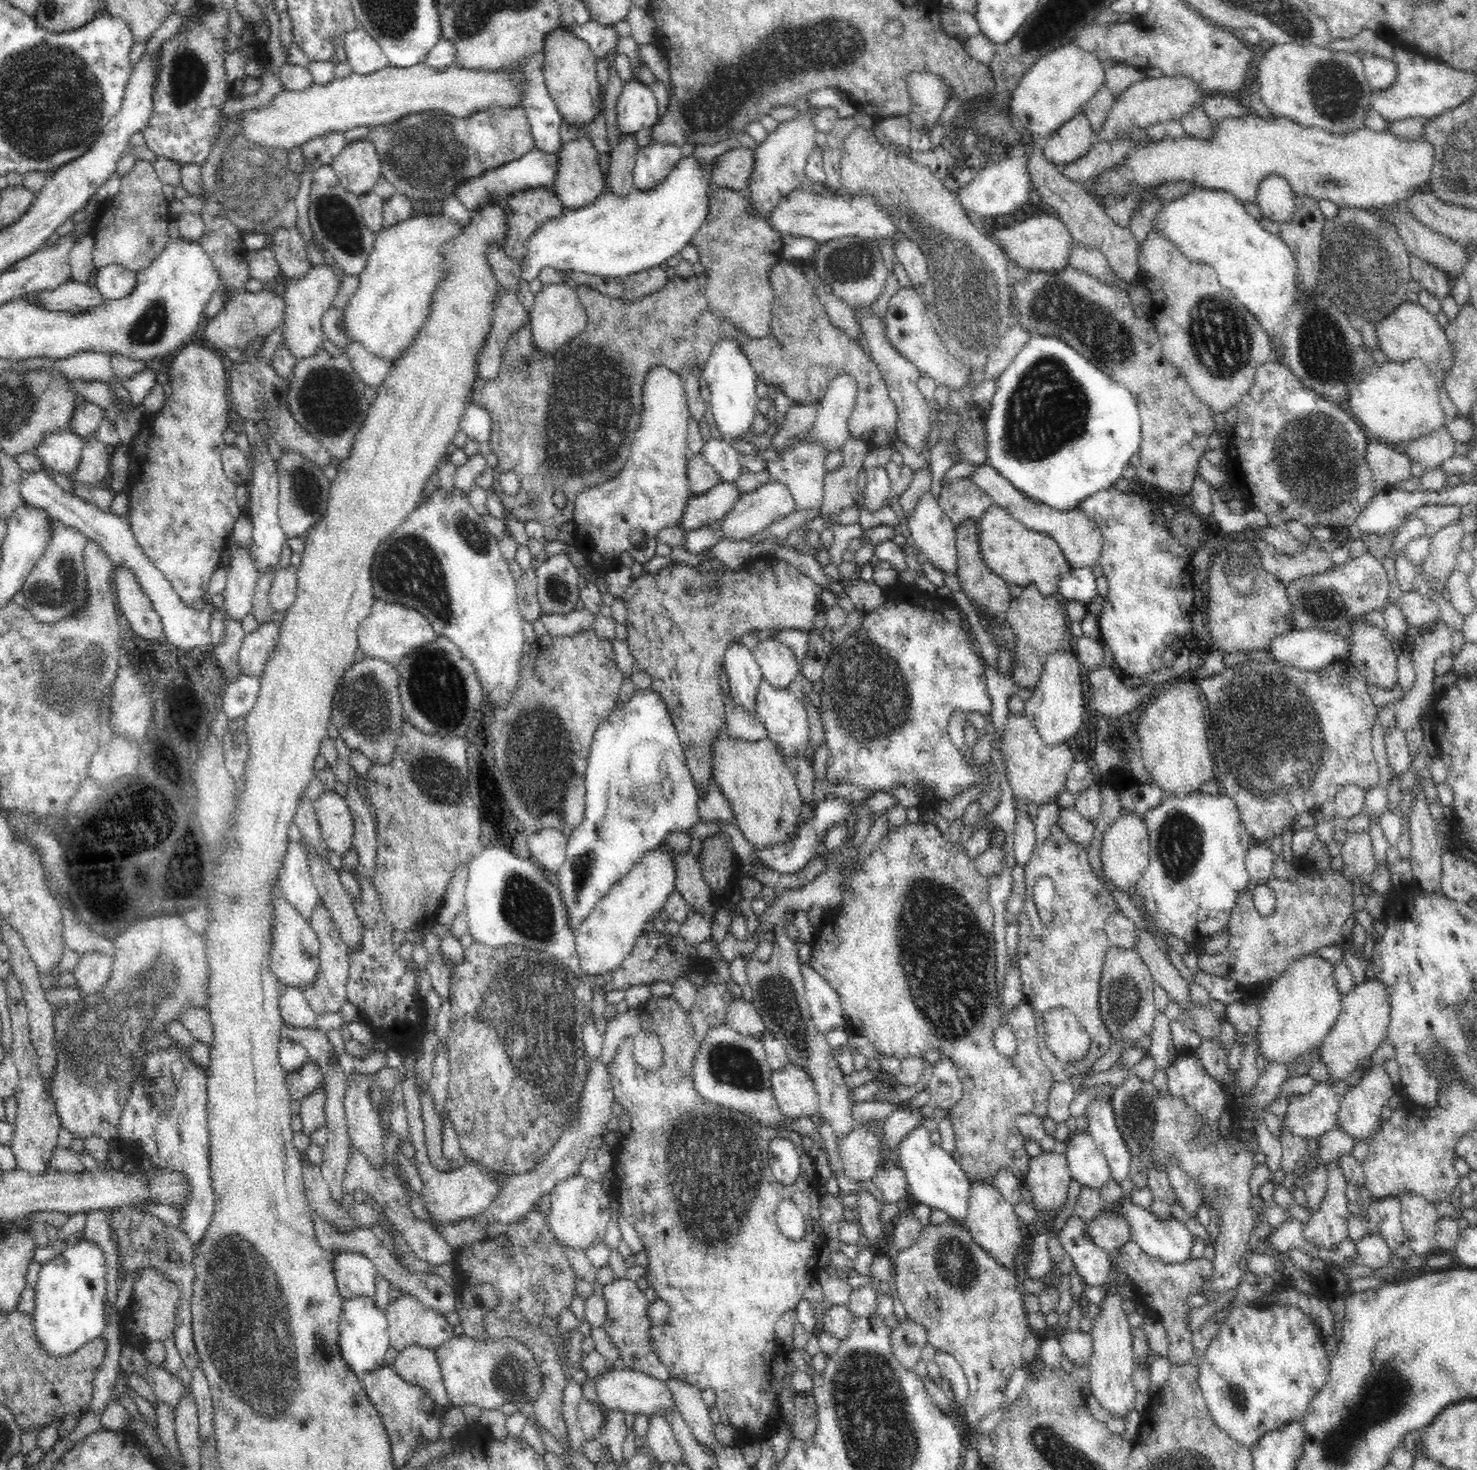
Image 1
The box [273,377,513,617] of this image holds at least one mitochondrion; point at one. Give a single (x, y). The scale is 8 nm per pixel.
(306, 489)

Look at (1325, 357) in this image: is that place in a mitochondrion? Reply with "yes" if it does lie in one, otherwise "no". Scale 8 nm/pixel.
yes

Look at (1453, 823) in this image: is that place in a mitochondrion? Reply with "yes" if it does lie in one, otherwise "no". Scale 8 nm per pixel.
no

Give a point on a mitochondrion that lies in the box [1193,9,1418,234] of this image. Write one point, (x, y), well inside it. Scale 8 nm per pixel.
(1336, 92)

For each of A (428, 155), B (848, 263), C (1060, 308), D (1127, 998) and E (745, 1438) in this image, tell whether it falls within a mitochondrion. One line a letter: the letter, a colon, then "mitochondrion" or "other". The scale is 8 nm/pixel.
A: mitochondrion
B: mitochondrion
C: mitochondrion
D: mitochondrion
E: other

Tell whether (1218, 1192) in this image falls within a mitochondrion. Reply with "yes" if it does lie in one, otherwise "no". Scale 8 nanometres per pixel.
yes

